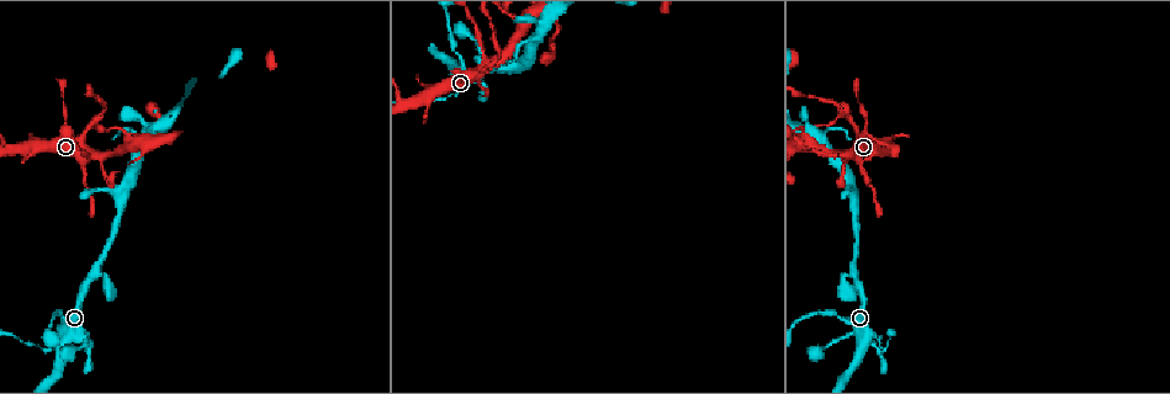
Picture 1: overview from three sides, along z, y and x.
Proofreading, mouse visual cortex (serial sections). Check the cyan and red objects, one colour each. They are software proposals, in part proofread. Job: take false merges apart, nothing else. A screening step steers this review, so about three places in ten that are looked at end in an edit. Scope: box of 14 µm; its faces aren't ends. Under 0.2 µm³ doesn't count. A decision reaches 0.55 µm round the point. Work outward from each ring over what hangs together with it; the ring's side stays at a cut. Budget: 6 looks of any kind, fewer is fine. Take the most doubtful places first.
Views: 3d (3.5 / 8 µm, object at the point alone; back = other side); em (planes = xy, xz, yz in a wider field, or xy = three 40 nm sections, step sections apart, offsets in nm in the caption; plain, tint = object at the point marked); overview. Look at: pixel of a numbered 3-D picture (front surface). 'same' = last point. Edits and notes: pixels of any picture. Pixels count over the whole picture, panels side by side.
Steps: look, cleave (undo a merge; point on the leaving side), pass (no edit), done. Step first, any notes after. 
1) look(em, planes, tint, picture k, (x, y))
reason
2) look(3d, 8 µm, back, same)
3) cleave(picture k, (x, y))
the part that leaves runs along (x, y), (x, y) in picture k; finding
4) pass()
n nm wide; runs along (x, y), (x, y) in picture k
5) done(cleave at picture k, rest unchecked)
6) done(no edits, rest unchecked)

look(3d, 3.5 µm, picture 1, (889, 146))
sharp bend

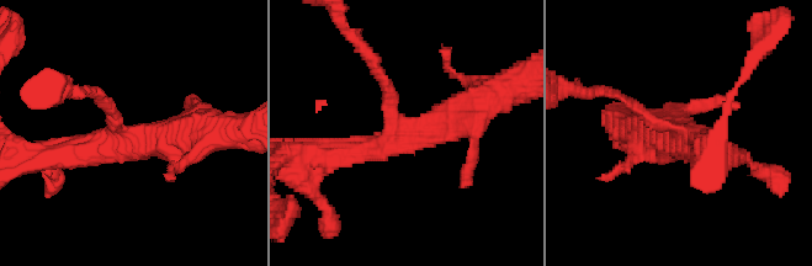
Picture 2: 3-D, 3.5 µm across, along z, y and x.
look(em, xy, step 5, tint, picture 2, (418, 126))
now the EM

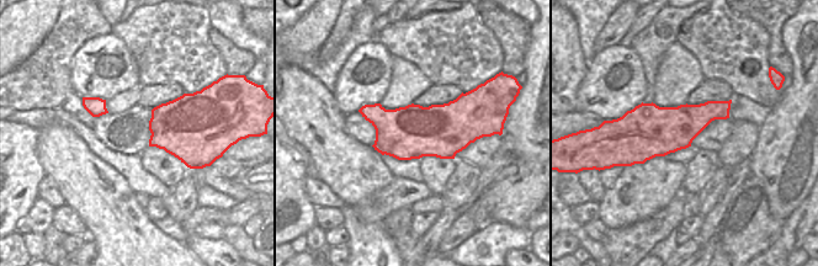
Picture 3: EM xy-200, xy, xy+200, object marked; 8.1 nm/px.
pass()
440 nm wide; runs along (493, 96), (372, 149) in picture 2; all the same cell

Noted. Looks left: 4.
look(3d, 3.5 µm, picture 1, (879, 336))
abrupt turn

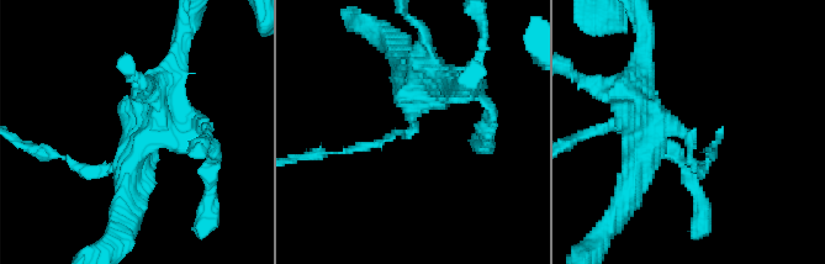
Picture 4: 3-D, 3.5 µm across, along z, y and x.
look(em, xy, step 5, tint, picture 4, (684, 138))
3 arms; arms of 100, 350, 400 nm

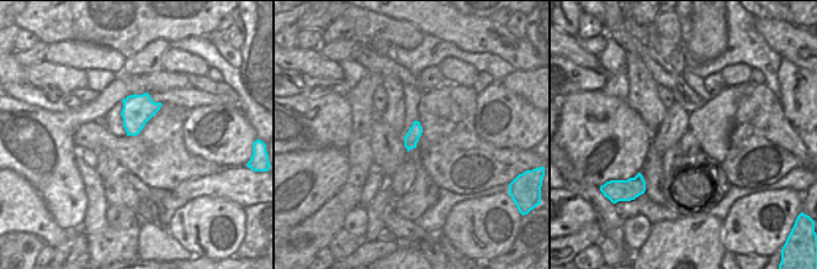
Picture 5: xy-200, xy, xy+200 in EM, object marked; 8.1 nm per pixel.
pass()
runs along (167, 79), (110, 170), (75, 163) in picture 4; all the same cell

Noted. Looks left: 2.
look(3d, 3.5 µm, picture 1, (482, 71))
thick turns thin

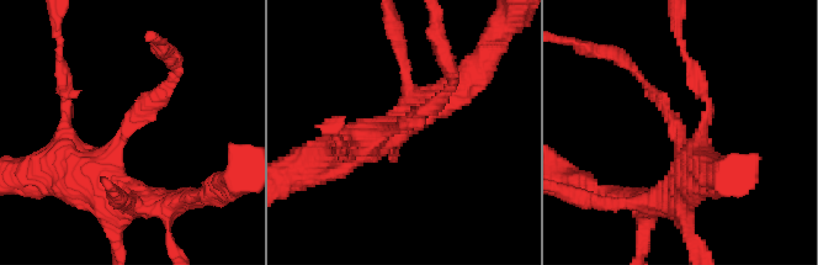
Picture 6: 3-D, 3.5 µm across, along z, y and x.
look(em, xy, step 3, tint, picture 6, (401, 126))
arms of 200, 500 nm

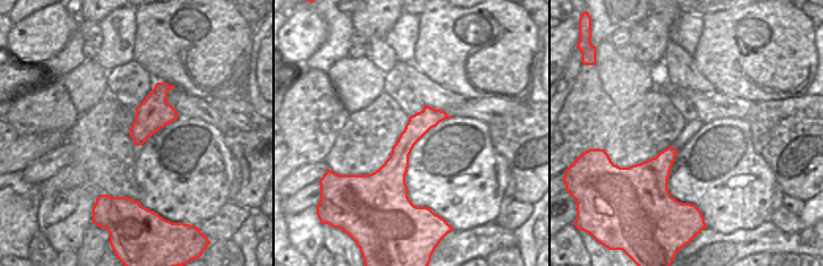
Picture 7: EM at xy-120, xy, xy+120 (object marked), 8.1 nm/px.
pass()
continuous, no second cell

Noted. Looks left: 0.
done(no edits, rest unchecked)

